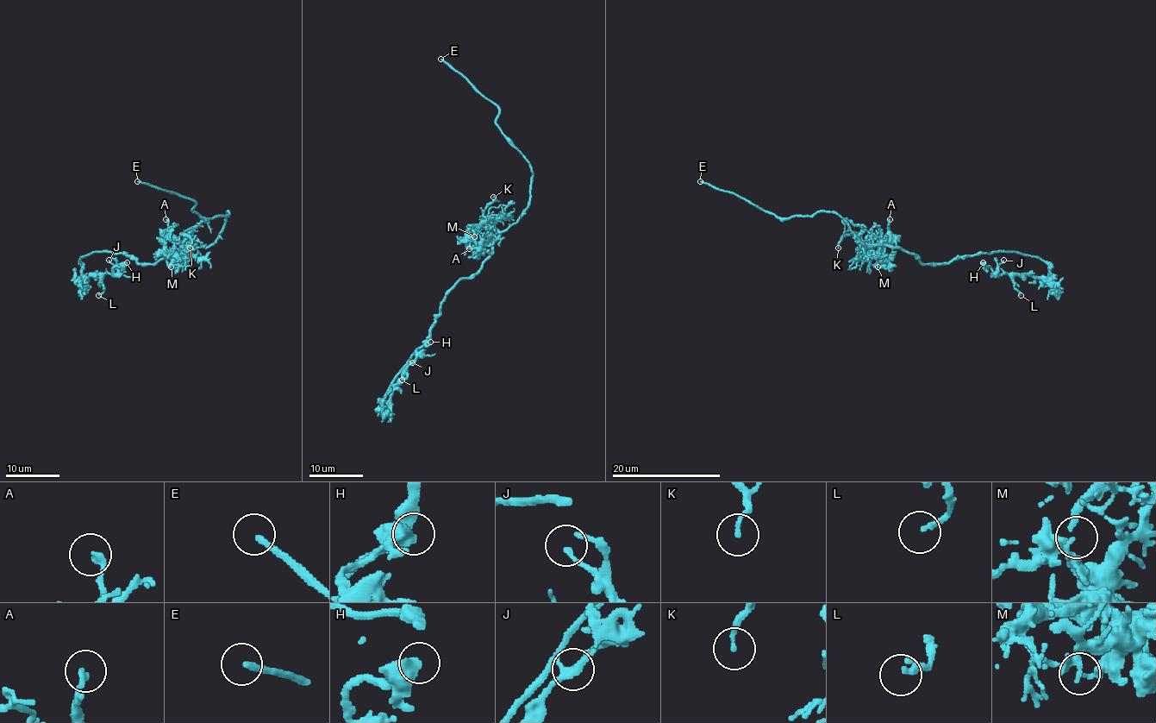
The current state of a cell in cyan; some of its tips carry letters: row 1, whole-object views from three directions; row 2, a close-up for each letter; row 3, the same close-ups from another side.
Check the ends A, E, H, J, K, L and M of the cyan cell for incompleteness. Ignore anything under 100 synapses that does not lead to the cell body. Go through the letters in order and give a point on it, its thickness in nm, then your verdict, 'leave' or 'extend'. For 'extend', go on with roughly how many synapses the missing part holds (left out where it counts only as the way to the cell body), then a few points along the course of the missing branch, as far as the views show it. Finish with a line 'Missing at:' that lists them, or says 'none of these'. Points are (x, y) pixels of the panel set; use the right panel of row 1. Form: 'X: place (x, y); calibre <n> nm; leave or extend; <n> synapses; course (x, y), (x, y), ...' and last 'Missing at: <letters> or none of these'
A: place (890, 219); calibre 200 nm; leave
E: place (700, 181); calibre 220 nm; extend; course (700, 181), (688, 174), (679, 158), (624, 100)
H: place (983, 262); calibre 440 nm; leave
J: place (1003, 260); calibre 170 nm; leave
K: place (838, 248); calibre 140 nm; leave
L: place (1021, 295); calibre 220 nm; leave
M: place (877, 267); calibre 200 nm; leave
Missing at: E

